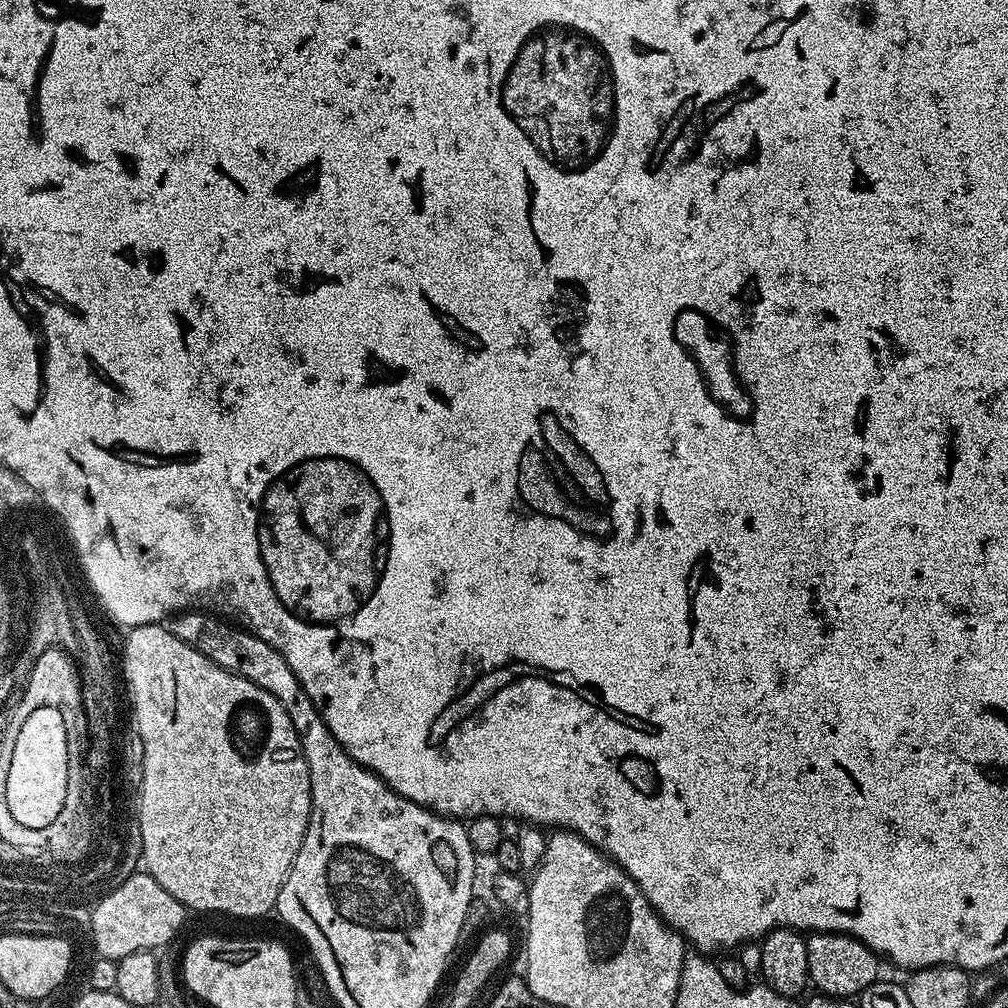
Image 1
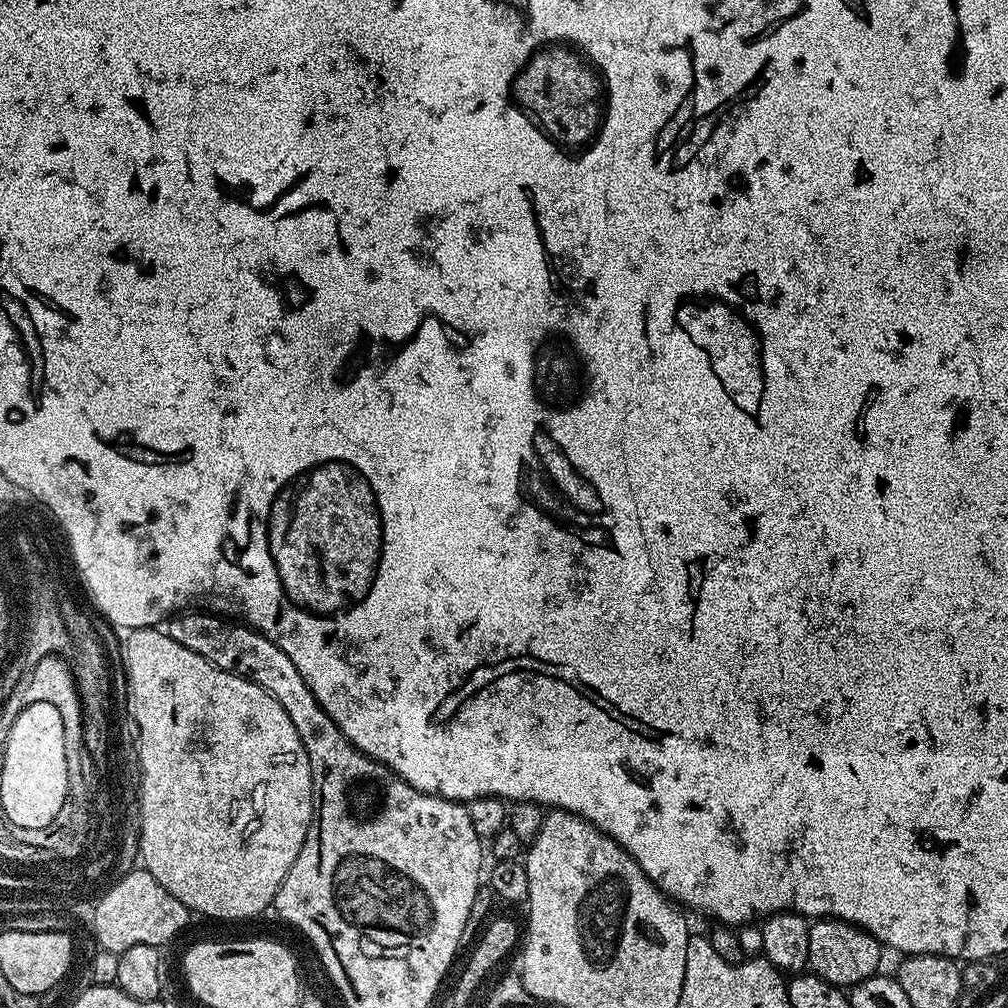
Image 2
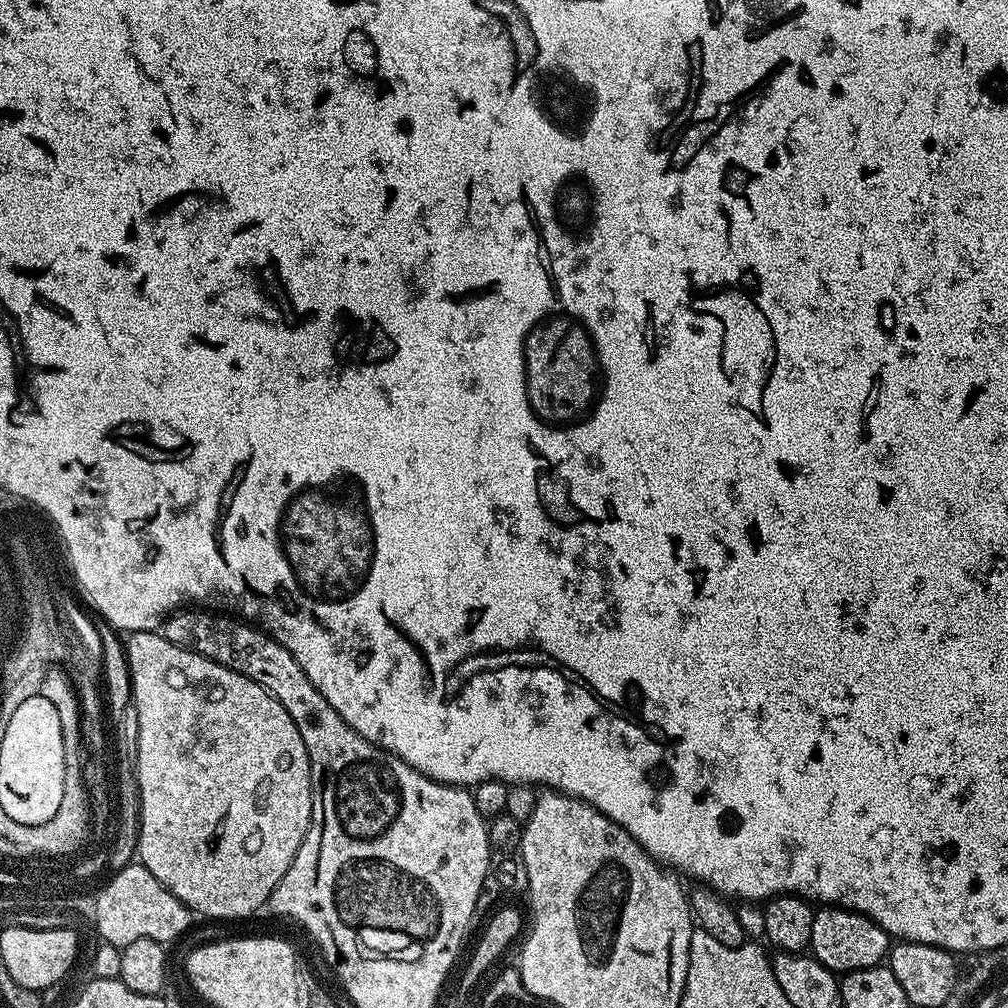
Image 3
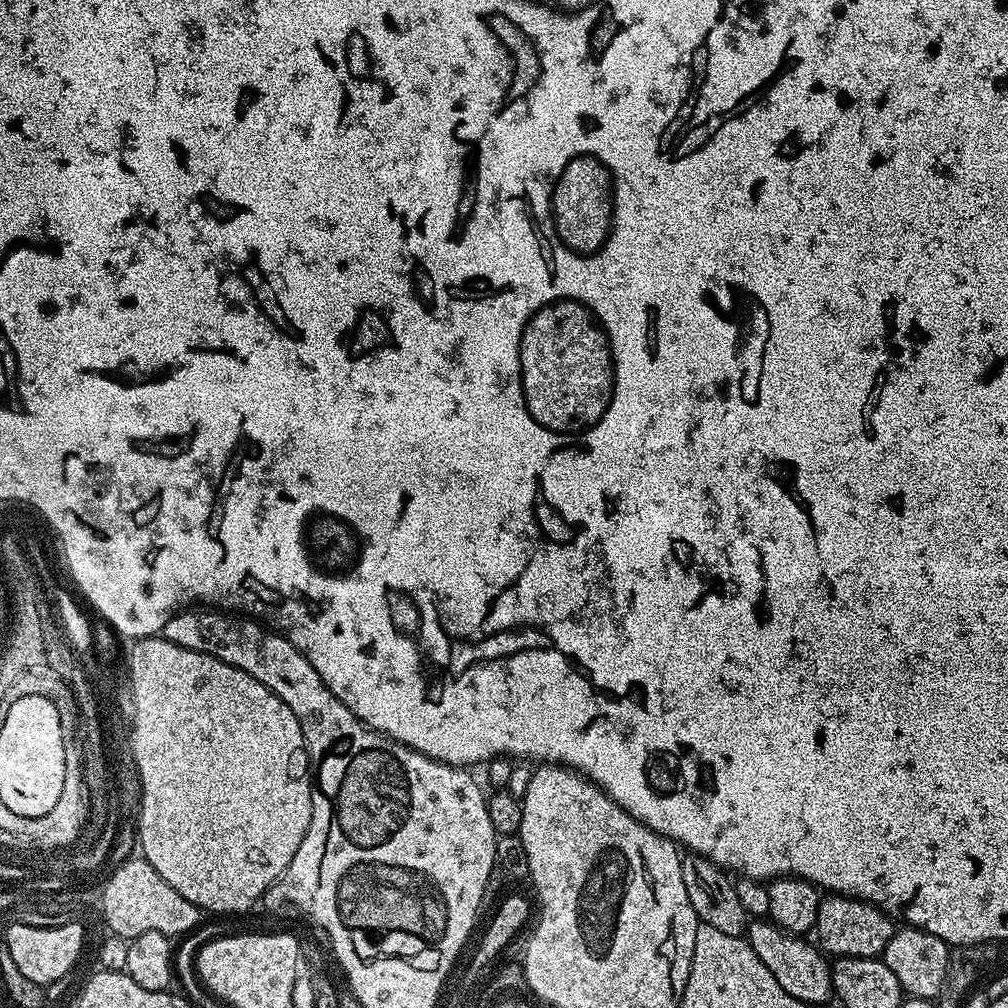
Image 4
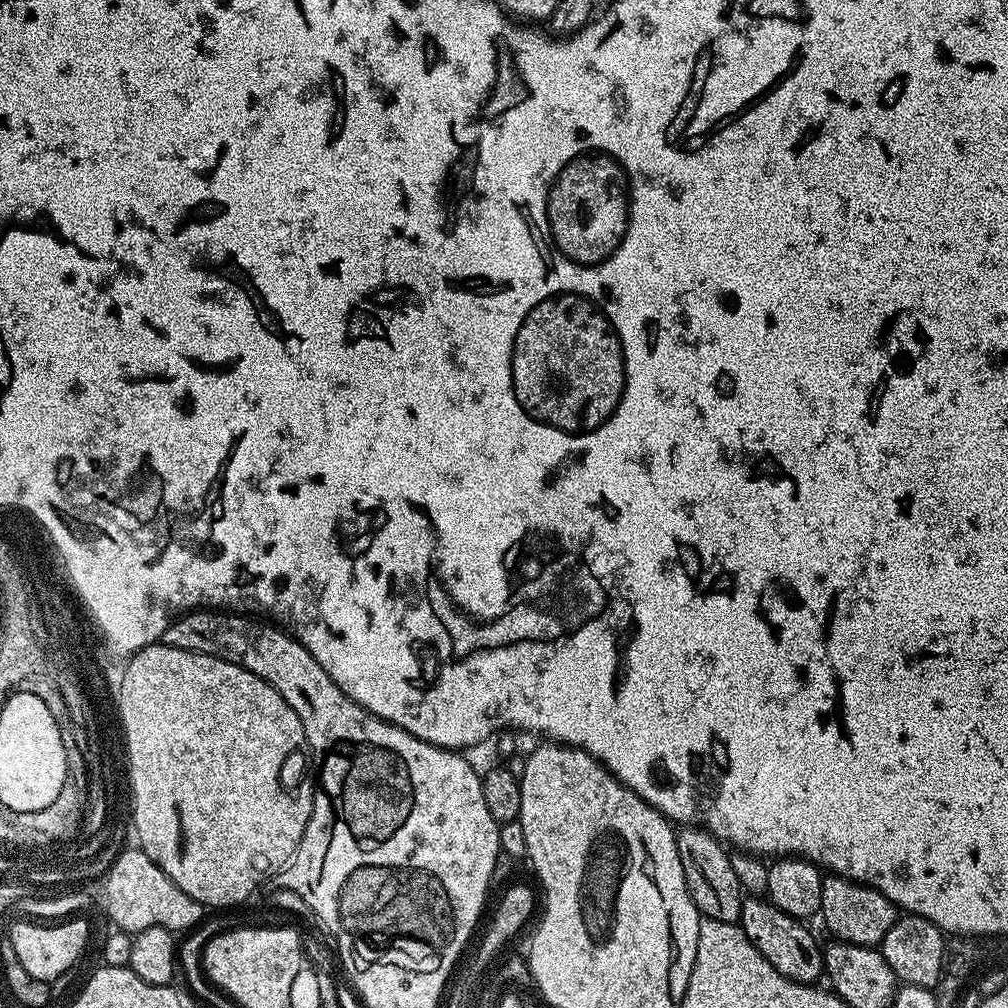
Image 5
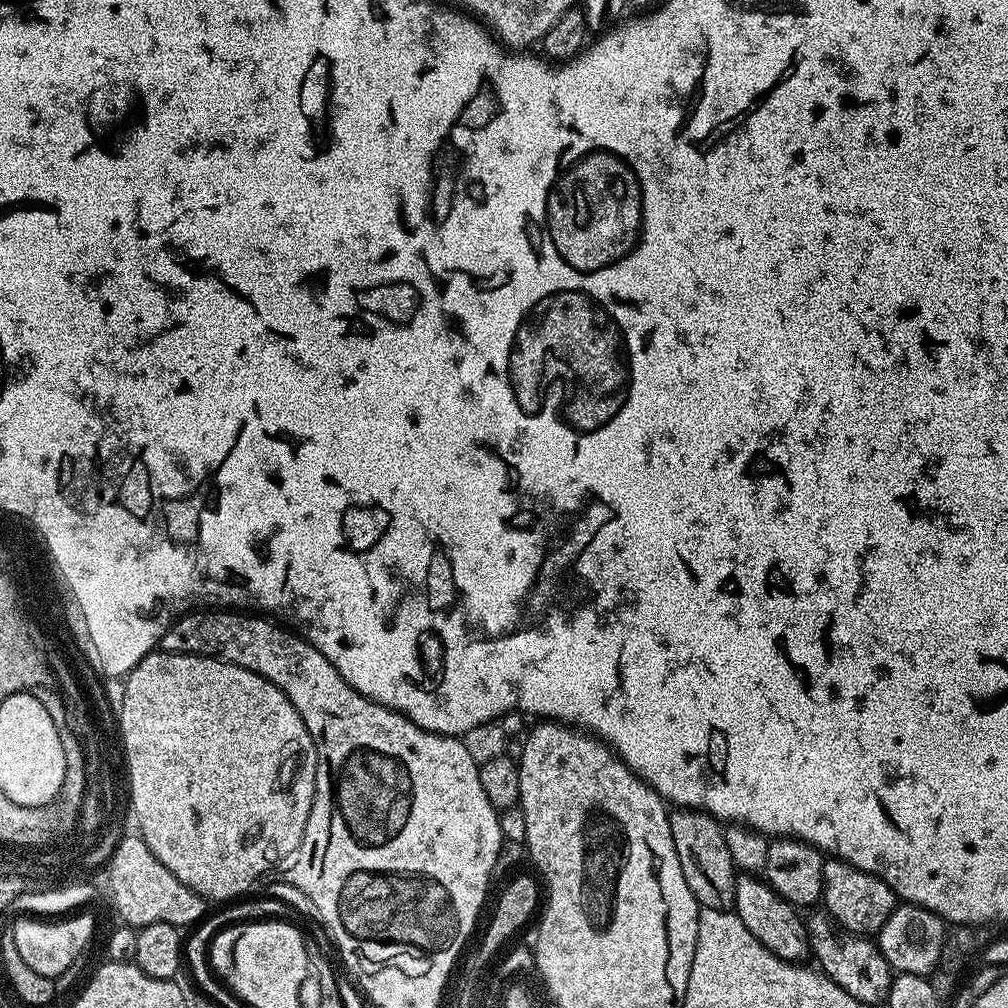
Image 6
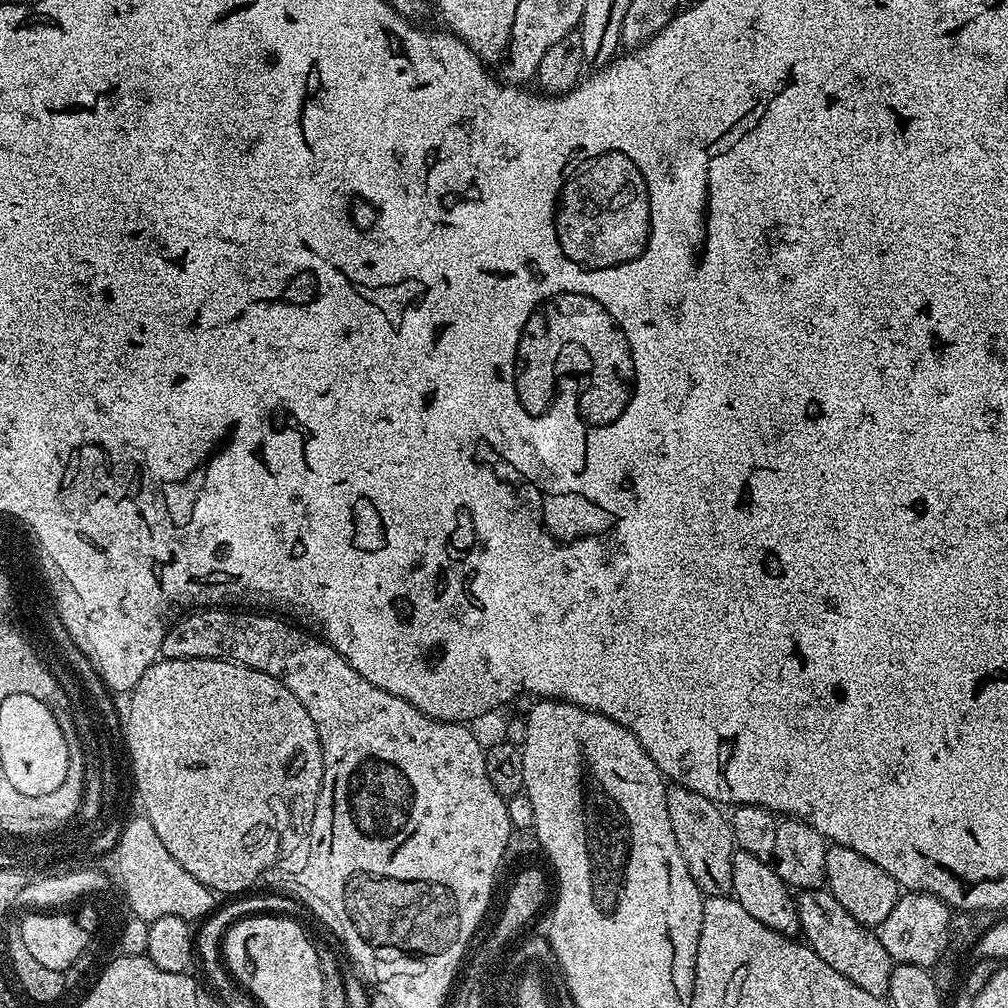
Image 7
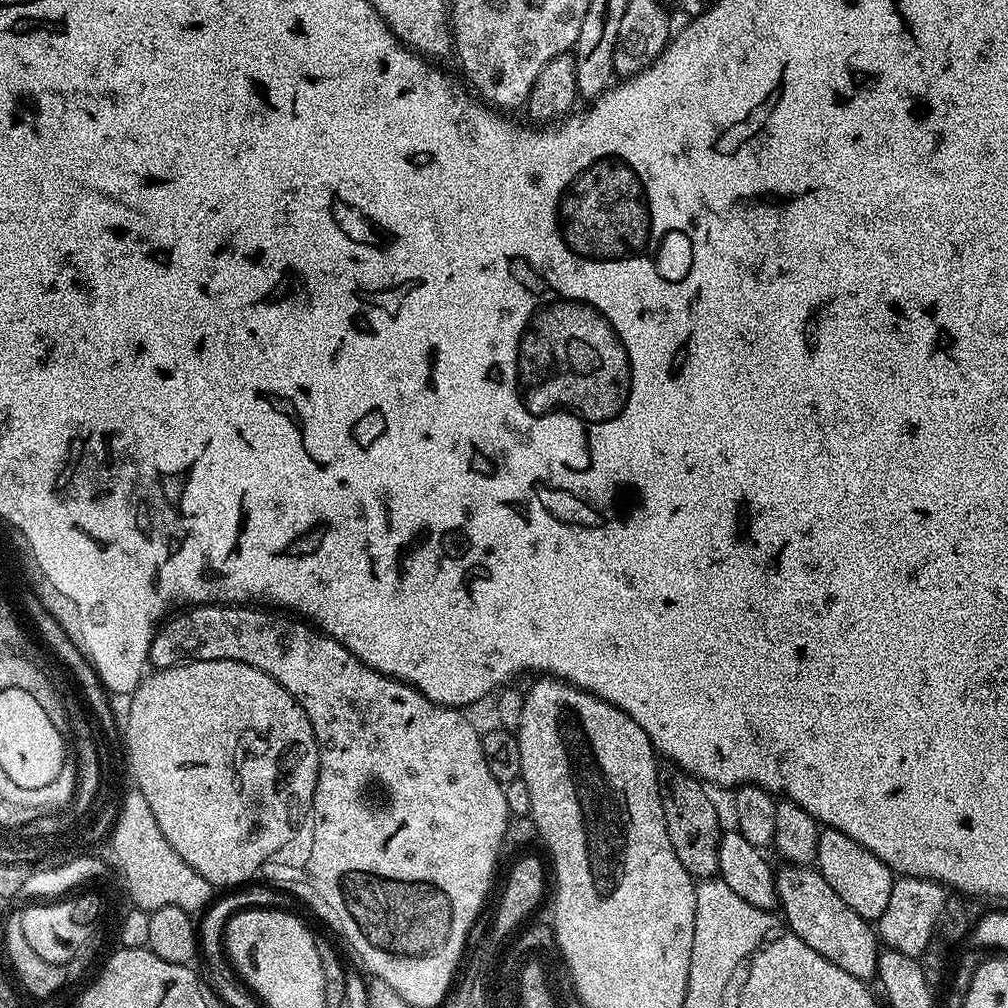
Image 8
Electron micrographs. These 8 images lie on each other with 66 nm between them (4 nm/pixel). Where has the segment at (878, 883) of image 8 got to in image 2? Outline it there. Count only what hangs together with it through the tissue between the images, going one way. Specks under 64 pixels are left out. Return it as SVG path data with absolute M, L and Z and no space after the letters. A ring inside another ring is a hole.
M816 918L809 923L810 954L808 968L826 982L845 990L851 990L855 984L877 975L880 968L882 945L865 928L859 928L845 920L835 918Z

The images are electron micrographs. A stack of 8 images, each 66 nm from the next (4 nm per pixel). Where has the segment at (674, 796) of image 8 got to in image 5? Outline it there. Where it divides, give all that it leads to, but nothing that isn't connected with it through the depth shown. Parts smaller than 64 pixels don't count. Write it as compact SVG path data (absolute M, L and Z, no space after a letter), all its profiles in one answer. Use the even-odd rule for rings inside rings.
M686 826L677 831L676 845L691 898L700 914L705 919L737 923L741 916L744 891L732 869L730 854L723 843L699 826ZM700 876L707 884L699 884Z

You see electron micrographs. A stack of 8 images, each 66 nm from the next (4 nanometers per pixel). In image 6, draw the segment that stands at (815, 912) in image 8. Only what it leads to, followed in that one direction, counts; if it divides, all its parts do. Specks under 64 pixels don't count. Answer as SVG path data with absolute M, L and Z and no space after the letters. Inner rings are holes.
M824 914L812 917L809 915L806 923L808 946L814 960L816 956L815 963L819 971L838 986L842 986L842 990L846 990L850 998L858 998L858 1002L866 1002L869 1006L883 1005L888 999L894 973L879 947L871 939L853 936L852 933L841 930Z

